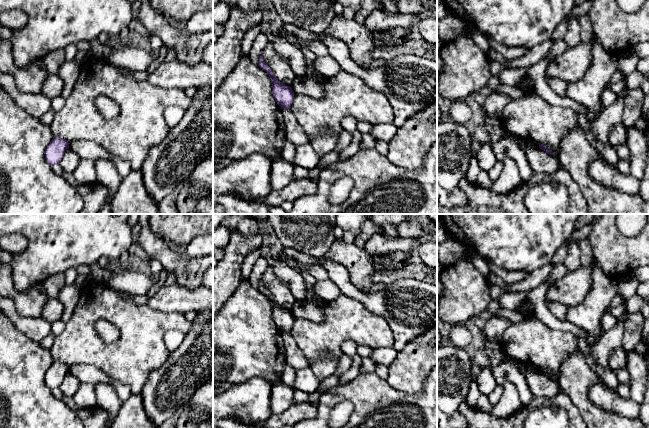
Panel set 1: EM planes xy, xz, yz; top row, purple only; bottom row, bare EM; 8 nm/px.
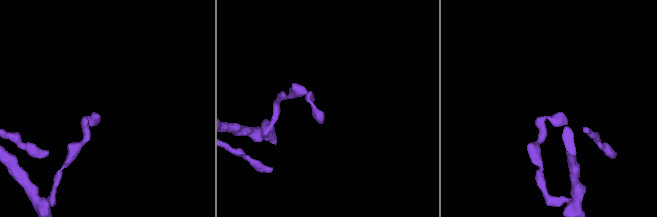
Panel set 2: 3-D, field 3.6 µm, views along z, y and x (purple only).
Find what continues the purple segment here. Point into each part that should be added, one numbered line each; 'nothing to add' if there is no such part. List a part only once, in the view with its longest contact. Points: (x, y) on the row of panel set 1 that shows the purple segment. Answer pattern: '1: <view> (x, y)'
nothing to add

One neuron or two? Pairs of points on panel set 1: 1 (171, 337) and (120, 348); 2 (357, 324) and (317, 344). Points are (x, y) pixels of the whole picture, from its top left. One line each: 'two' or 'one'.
1: two
2: one

